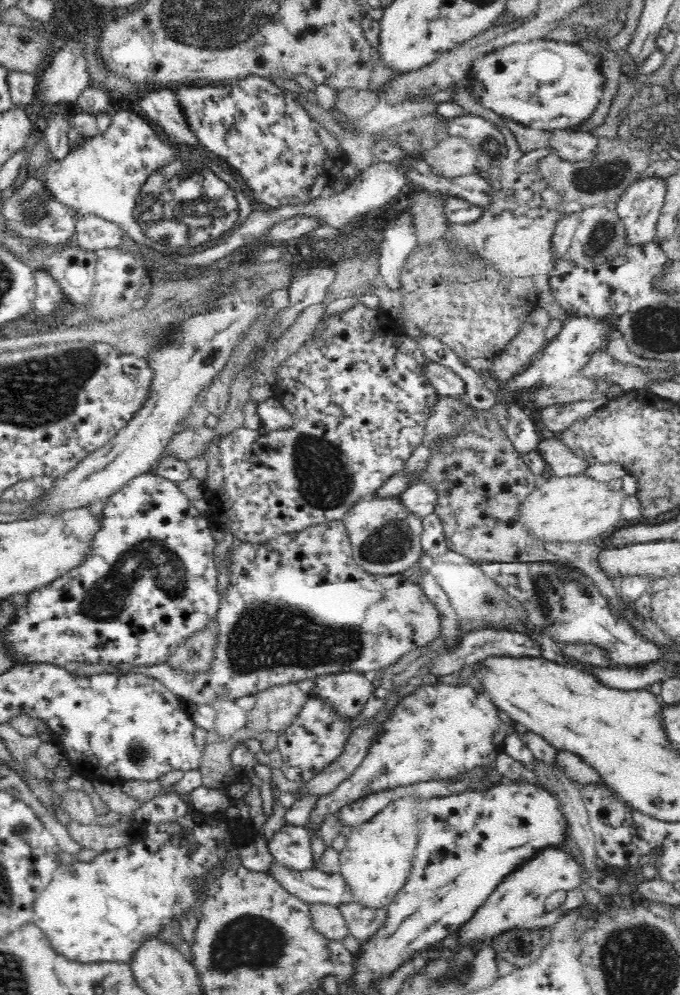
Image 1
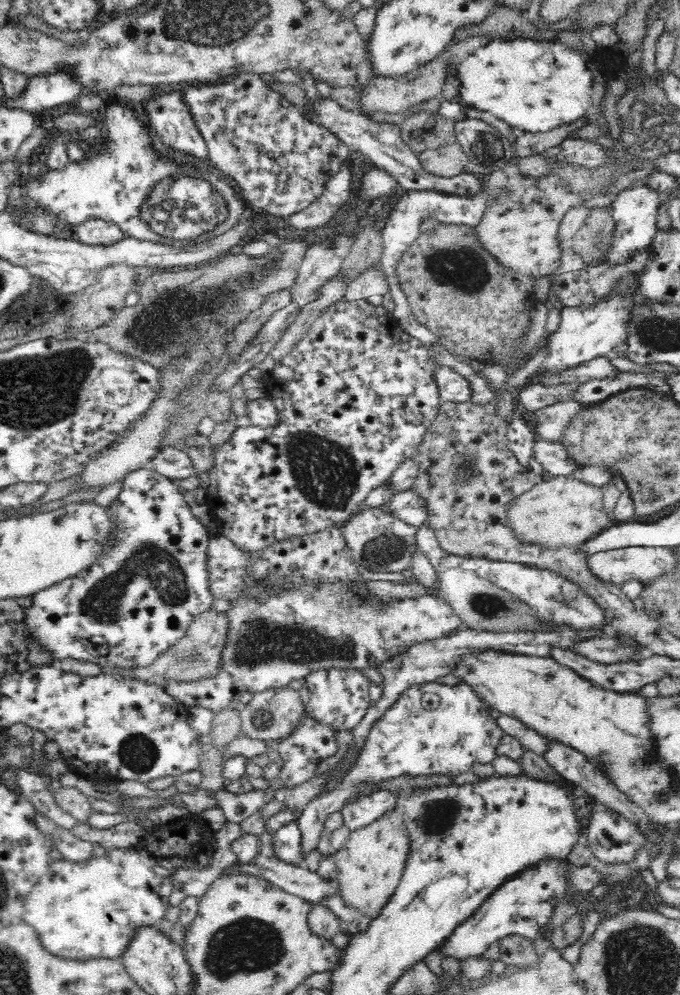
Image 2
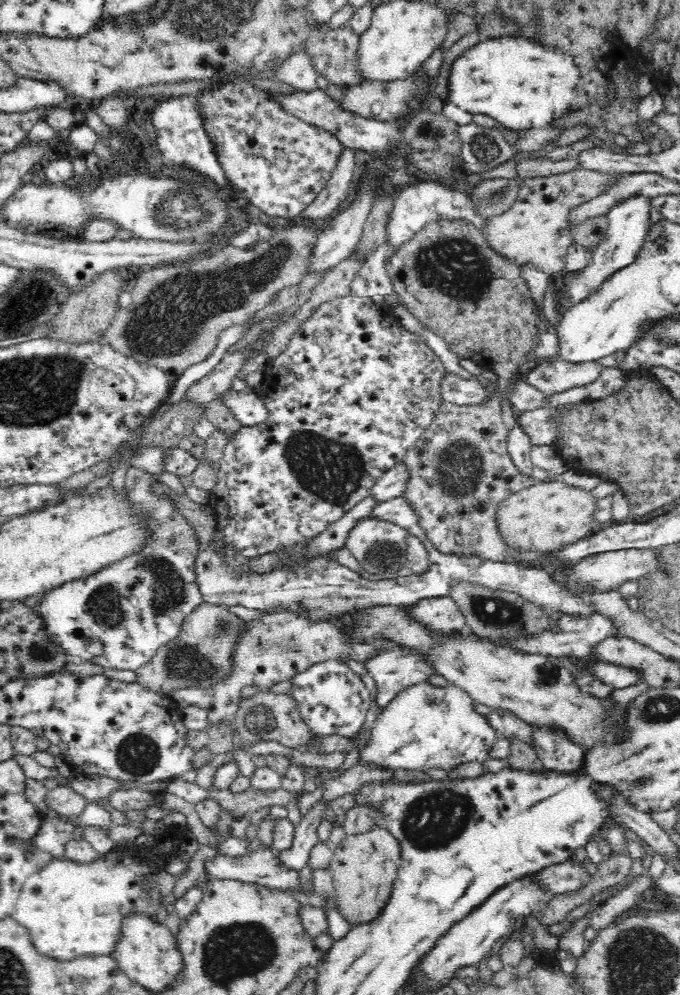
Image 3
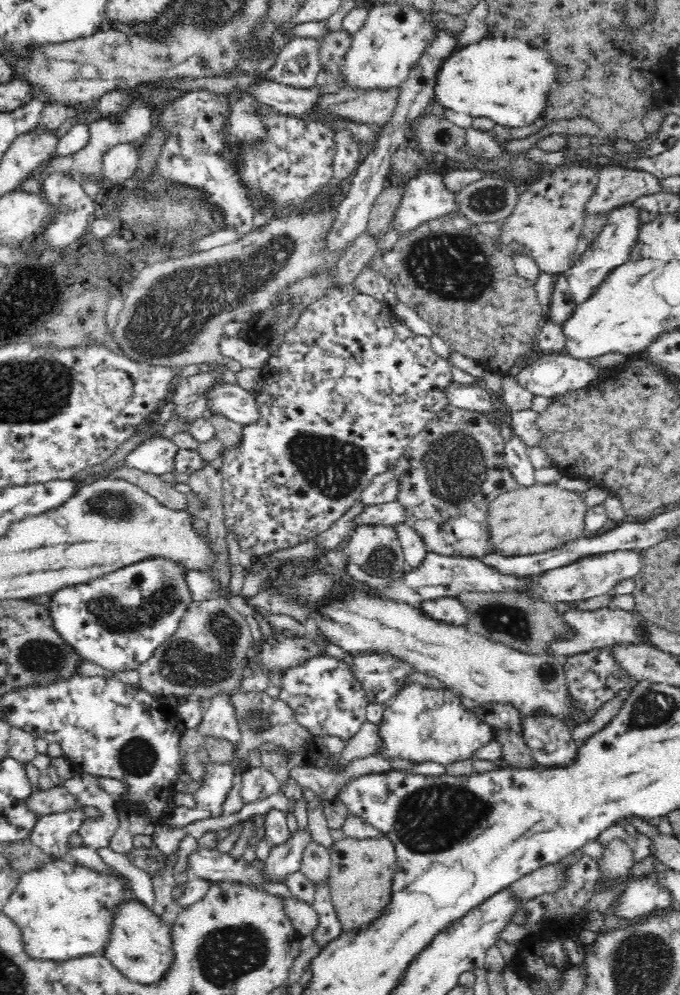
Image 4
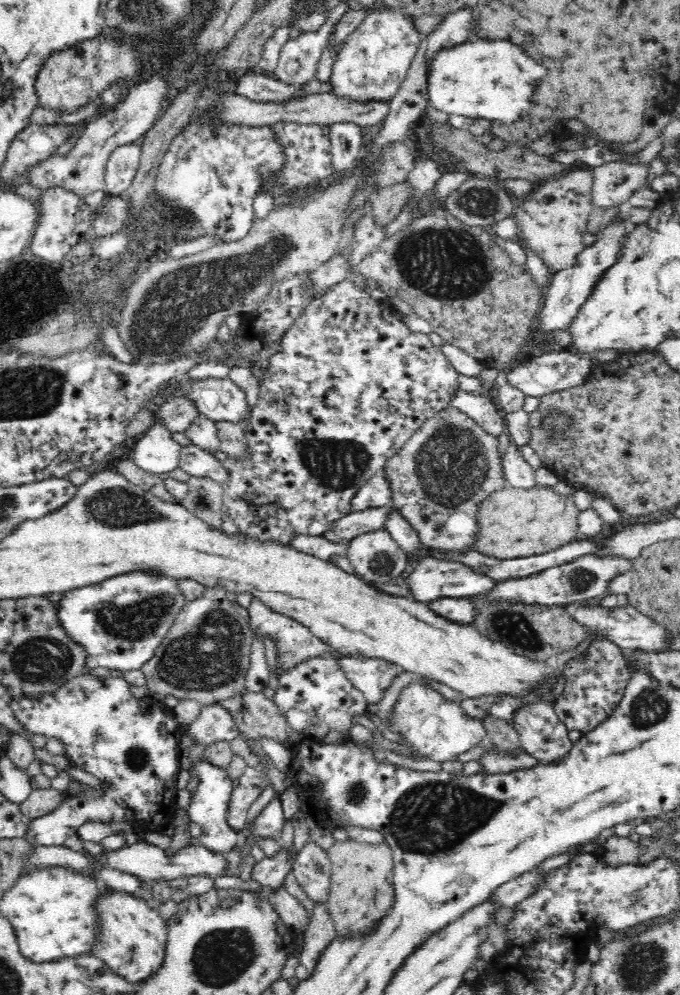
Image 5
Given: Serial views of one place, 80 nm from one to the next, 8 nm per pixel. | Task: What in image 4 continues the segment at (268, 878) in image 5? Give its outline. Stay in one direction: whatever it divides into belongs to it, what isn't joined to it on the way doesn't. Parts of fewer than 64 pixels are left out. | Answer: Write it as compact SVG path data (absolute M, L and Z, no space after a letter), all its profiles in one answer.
M308 827L296 829L284 844L275 845L270 849L269 856L262 862L266 875L278 882L292 872L300 871L304 854L312 842L315 840Z

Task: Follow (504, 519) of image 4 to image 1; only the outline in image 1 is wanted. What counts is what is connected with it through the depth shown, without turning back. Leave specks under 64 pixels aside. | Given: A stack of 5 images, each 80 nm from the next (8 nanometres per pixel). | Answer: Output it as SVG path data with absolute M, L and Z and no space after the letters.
M595 472L584 475L559 477L555 474L542 476L536 490L523 501L521 520L533 536L547 542L591 543L614 534L631 521L623 518L623 504L629 494L610 485L609 476Z

